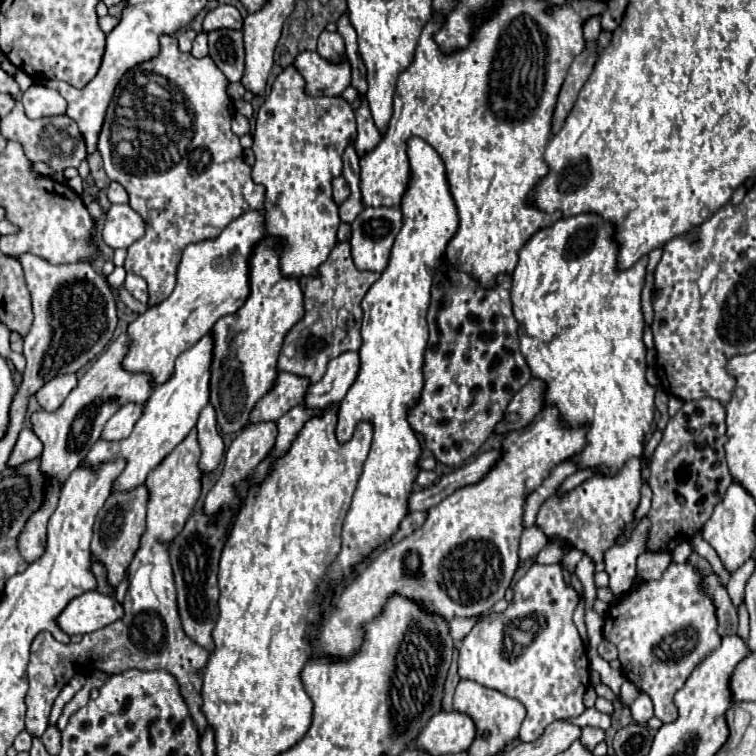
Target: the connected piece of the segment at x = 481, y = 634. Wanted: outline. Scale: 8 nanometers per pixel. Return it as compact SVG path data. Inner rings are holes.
M535 561L515 583L509 607L503 613L489 613L483 617L463 639L459 649L459 675L463 679L473 679L485 687L497 689L507 697L515 697L525 705L527 717L521 725L521 741L535 741L549 723L563 717L577 717L585 711L583 695L591 683L591 669L587 649L573 623L573 611L577 605L579 593L569 581L563 581L561 565L539 565Z

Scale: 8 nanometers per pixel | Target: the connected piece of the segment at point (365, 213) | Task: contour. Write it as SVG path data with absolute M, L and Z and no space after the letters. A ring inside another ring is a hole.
M365 207L351 225L351 255L357 269L381 273L389 263L389 253L401 225L403 213L397 207Z

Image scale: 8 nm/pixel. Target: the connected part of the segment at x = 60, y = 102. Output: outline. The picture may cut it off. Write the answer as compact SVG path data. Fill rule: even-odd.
M33 85L29 87L29 91L23 93L23 105L25 105L25 113L29 119L41 119L41 117L51 117L51 115L65 115L65 99L45 87L45 85Z

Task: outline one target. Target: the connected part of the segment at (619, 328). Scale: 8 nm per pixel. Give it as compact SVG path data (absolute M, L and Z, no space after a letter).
M581 213L575 217L567 217L567 219L559 219L557 223L553 223L551 227L539 229L519 251L519 263L513 271L513 287L511 287L511 301L513 301L513 313L515 319L519 321L519 337L521 337L521 353L527 359L527 365L531 369L533 377L539 377L547 383L547 391L545 391L545 405L557 405L561 411L561 417L565 423L569 425L583 425L583 423L591 423L589 431L587 431L587 447L575 457L579 461L579 467L591 467L591 465L599 465L599 473L607 473L613 475L617 473L625 461L629 461L631 457L641 457L643 453L643 439L645 433L651 427L653 421L653 413L655 413L655 393L659 387L653 387L647 383L645 379L645 369L647 369L647 361L645 361L645 343L643 343L643 311L641 311L641 291L645 285L645 275L647 275L647 263L649 257L641 257L641 261L635 263L633 269L619 269L617 265L617 257L619 257L619 243L615 241L615 233L617 227L611 221L605 221L601 215L597 213Z

